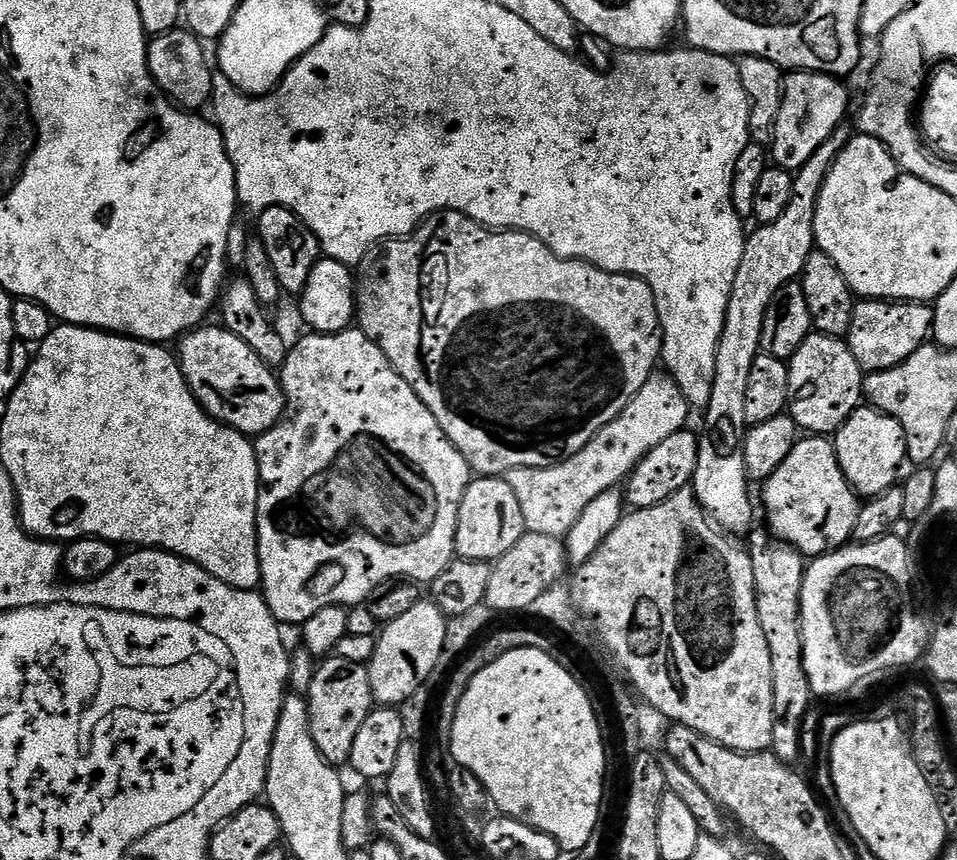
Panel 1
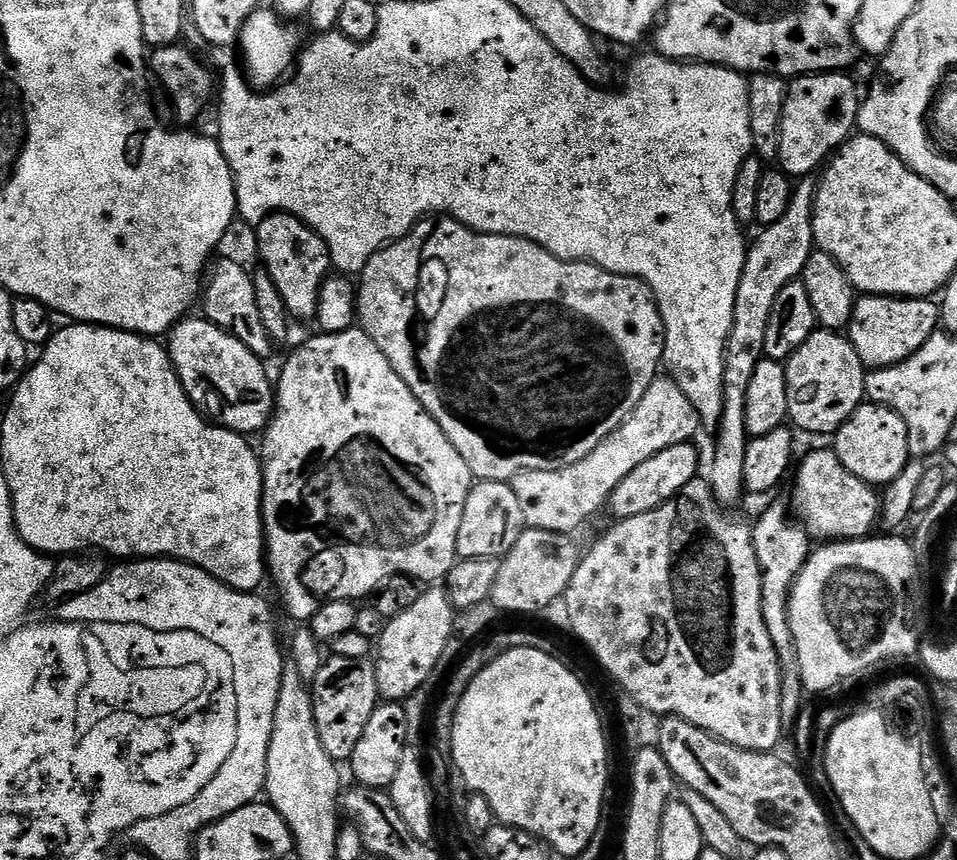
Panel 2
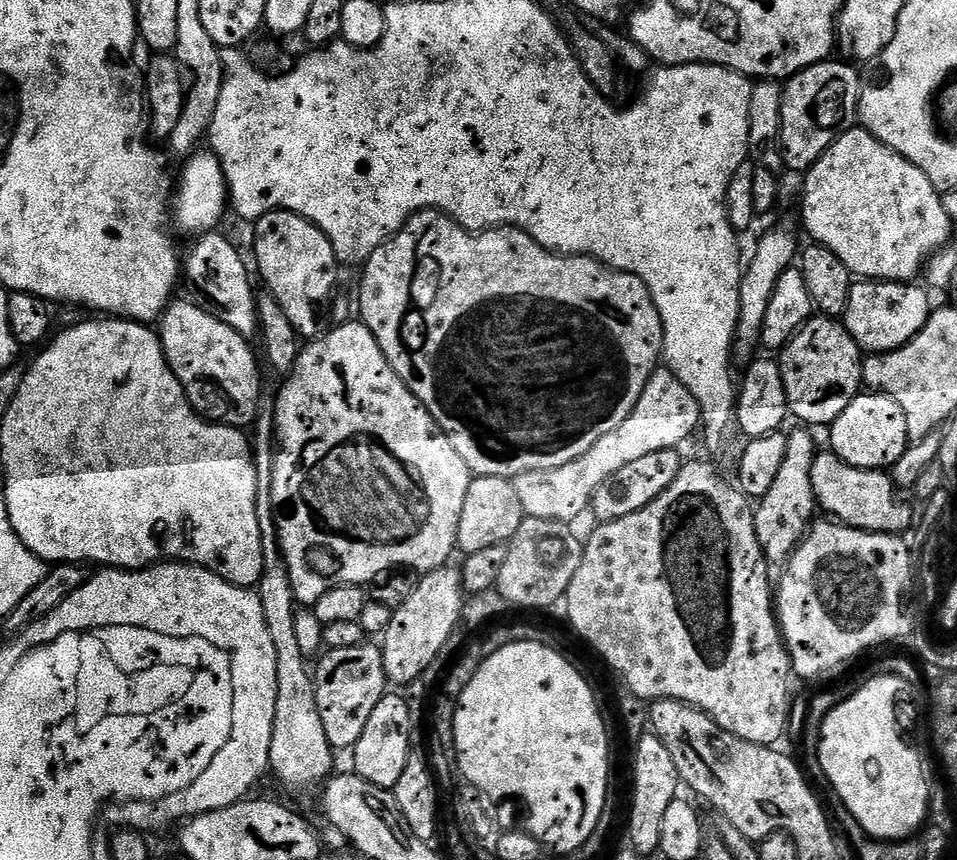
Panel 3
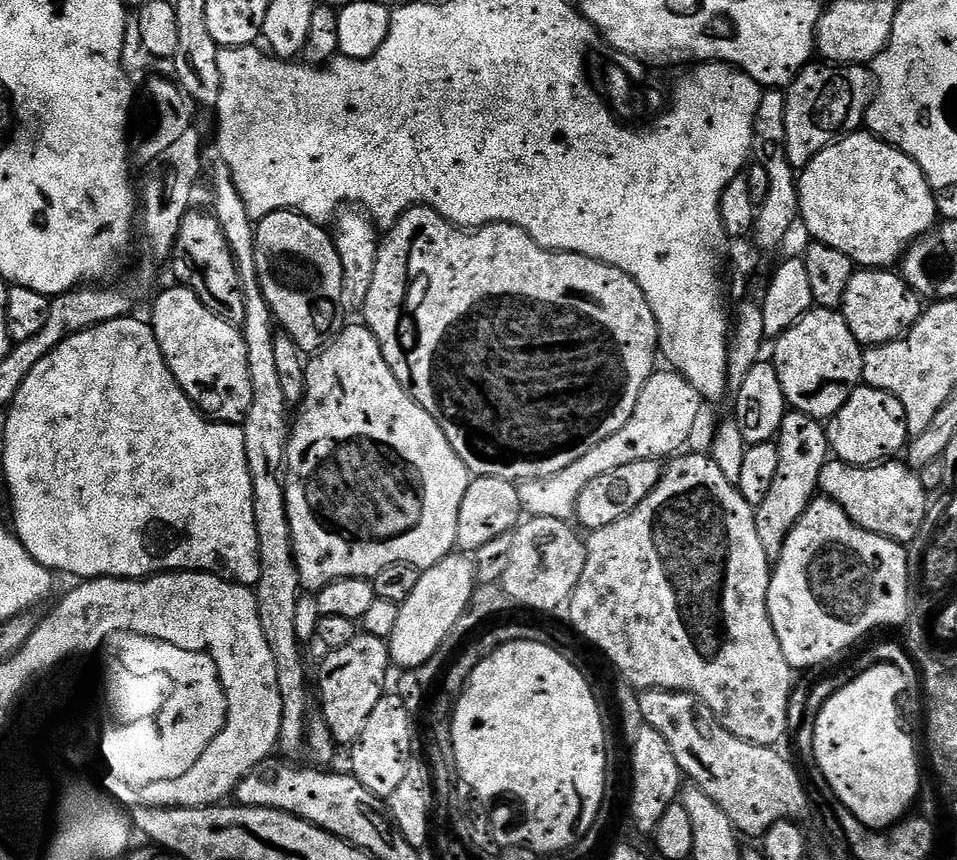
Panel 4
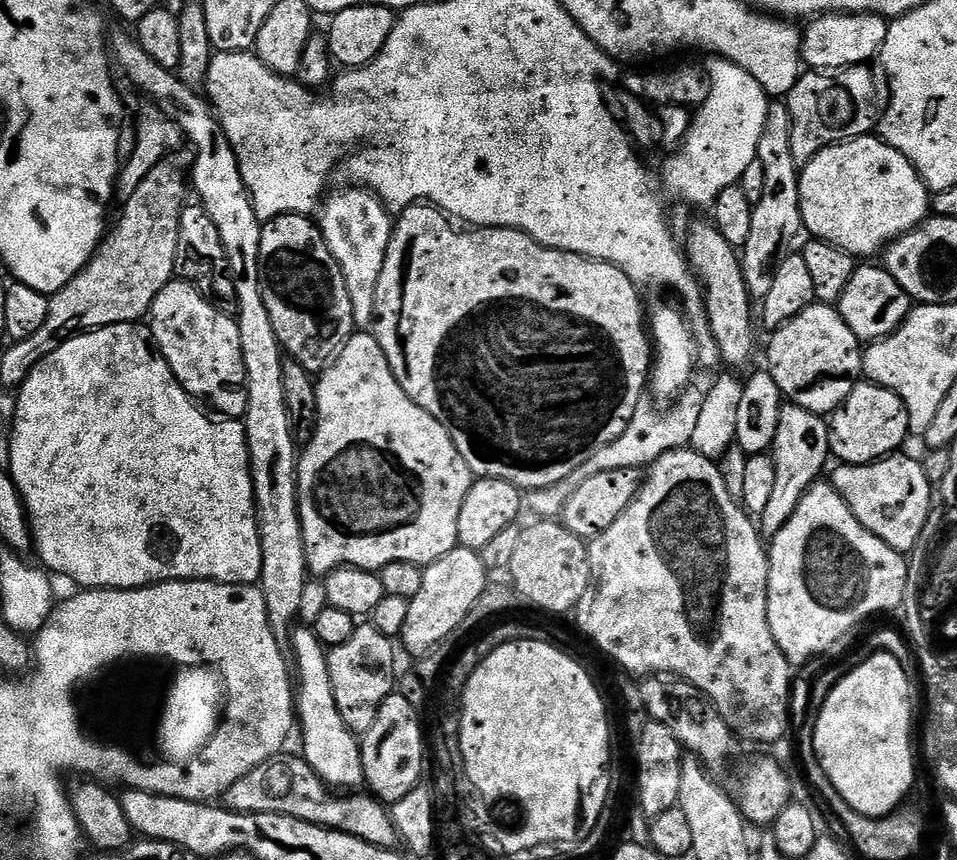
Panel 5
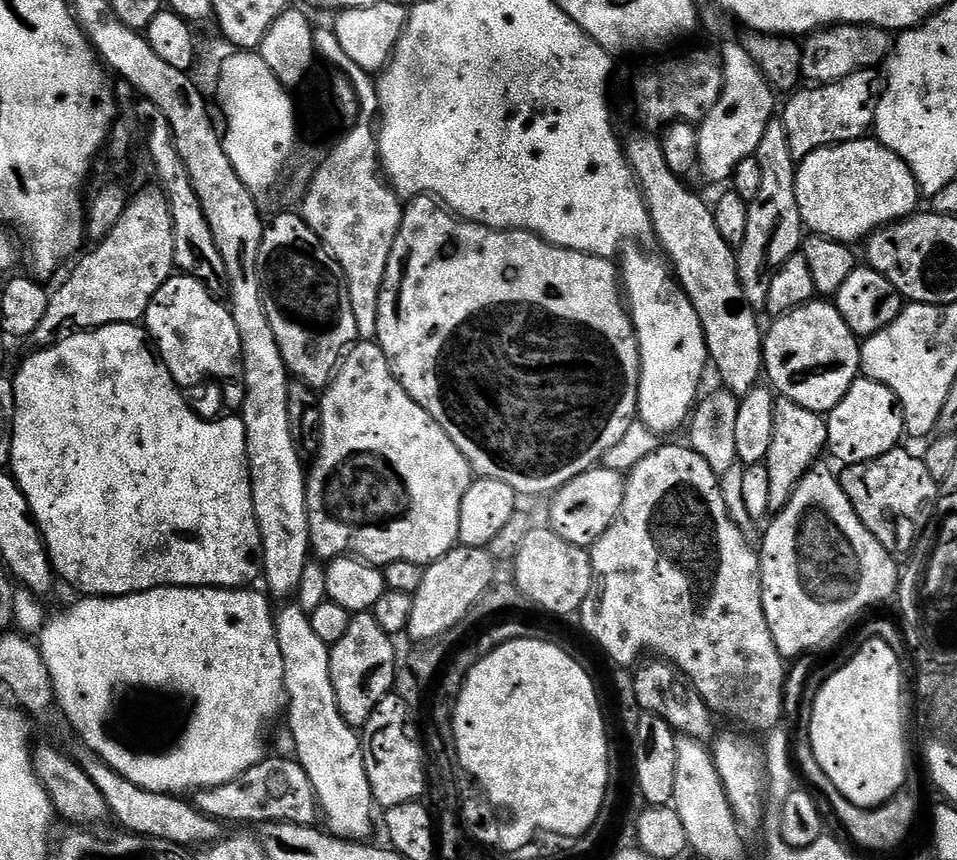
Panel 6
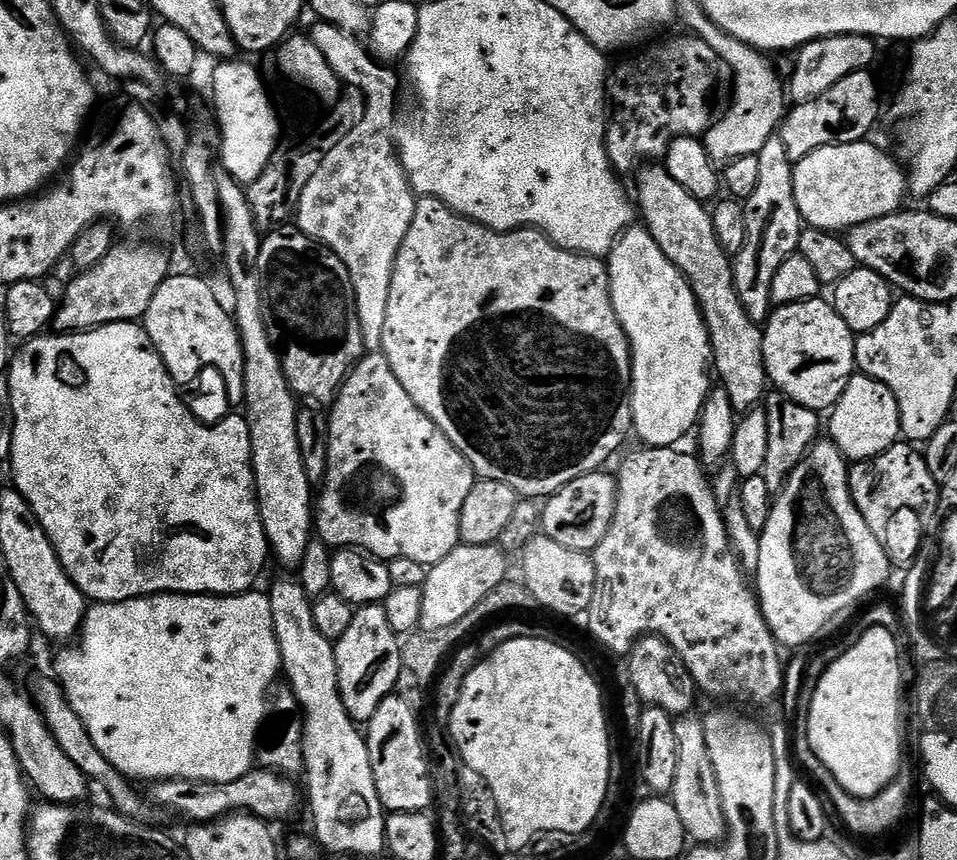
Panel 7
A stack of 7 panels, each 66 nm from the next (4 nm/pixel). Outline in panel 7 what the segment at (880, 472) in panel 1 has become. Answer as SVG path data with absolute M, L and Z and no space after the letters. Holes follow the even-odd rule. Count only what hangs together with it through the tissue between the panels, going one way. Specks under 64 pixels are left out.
M854 374L842 390L842 398L830 409L826 432L849 462L872 460L901 439L900 411L892 391L885 384L863 374Z

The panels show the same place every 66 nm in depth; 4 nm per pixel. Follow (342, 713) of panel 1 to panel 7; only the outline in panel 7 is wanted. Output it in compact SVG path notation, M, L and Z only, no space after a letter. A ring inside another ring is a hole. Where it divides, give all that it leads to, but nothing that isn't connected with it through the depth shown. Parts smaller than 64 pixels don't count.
M383 603L357 607L346 634L335 641L334 647L342 706L346 706L346 714L350 714L352 720L366 722L380 703L393 695L398 674L404 668L400 653L402 640L394 630L390 630Z

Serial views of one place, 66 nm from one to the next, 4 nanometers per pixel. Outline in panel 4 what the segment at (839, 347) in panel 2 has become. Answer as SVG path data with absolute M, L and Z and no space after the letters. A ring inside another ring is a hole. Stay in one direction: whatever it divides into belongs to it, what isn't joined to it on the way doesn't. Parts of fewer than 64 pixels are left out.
M813 307L790 330L775 337L776 349L770 356L770 363L776 367L778 382L782 382L784 397L788 399L789 409L813 416L816 420L827 422L836 415L850 398L855 388L861 387L864 379L865 349L850 334L850 326L846 326L843 315L830 308Z

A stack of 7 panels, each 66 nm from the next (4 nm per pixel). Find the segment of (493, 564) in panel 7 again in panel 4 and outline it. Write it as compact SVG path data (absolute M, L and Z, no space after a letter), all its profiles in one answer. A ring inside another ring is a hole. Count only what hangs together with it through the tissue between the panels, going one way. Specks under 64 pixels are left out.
M453 554L442 558L434 566L423 569L418 578L418 586L410 593L410 598L400 605L398 622L394 625L394 634L386 642L391 663L400 670L419 670L430 658L434 650L446 642L446 634L454 630L454 622L472 603L472 594L476 591L476 565L467 555Z

